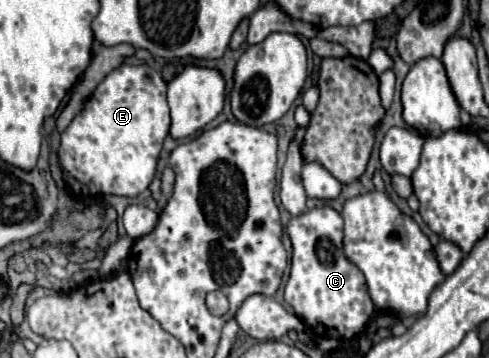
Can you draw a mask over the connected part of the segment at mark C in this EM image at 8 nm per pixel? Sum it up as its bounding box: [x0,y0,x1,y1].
[284,206,374,340]

